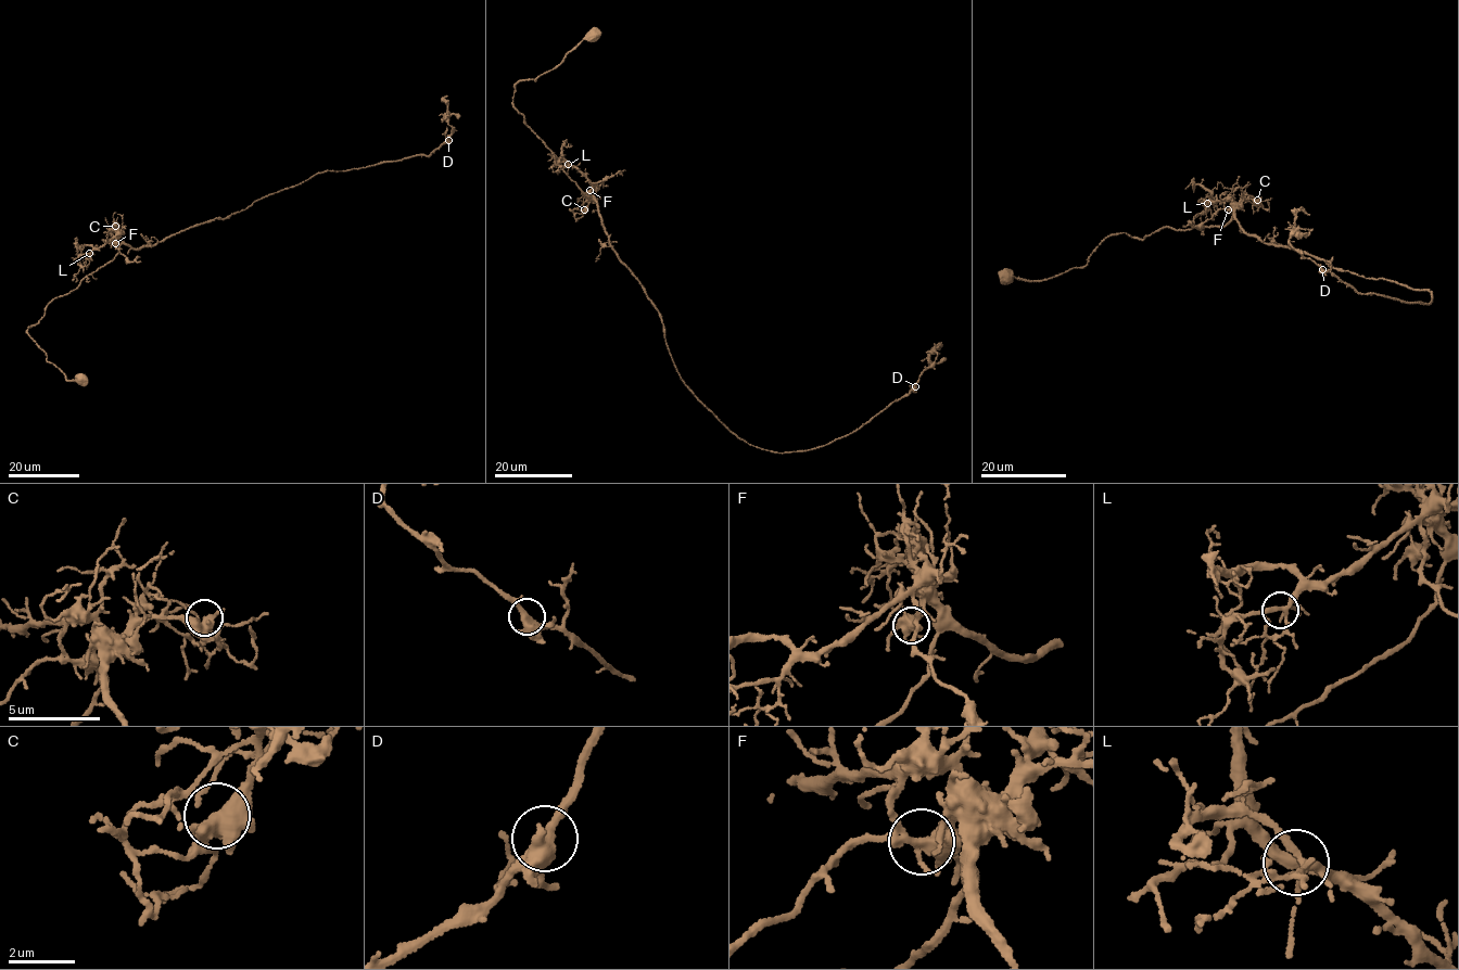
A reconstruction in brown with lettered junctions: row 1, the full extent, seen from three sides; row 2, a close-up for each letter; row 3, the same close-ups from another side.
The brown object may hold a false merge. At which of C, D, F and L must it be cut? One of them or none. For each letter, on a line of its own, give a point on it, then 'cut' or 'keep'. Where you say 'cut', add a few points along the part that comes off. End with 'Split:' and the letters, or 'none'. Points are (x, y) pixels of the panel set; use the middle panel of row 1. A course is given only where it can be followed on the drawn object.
C: place (584, 209); keep
D: place (915, 386); keep
F: place (590, 190); cut; course (590, 190), (593, 184), (625, 170)
L: place (568, 164); keep
Split: F

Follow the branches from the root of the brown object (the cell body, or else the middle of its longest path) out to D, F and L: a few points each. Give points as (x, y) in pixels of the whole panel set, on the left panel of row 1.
D: (81, 381), (67, 380), (47, 360), (27, 327), (122, 243), (152, 245), (318, 174), (428, 156), (448, 140)
F: (81, 381), (67, 380), (47, 360), (27, 327), (39, 322), (55, 298), (113, 258), (121, 239), (115, 243)
L: (81, 381), (66, 379), (27, 331), (39, 322), (55, 298), (74, 290), (113, 258), (121, 237), (89, 253)

